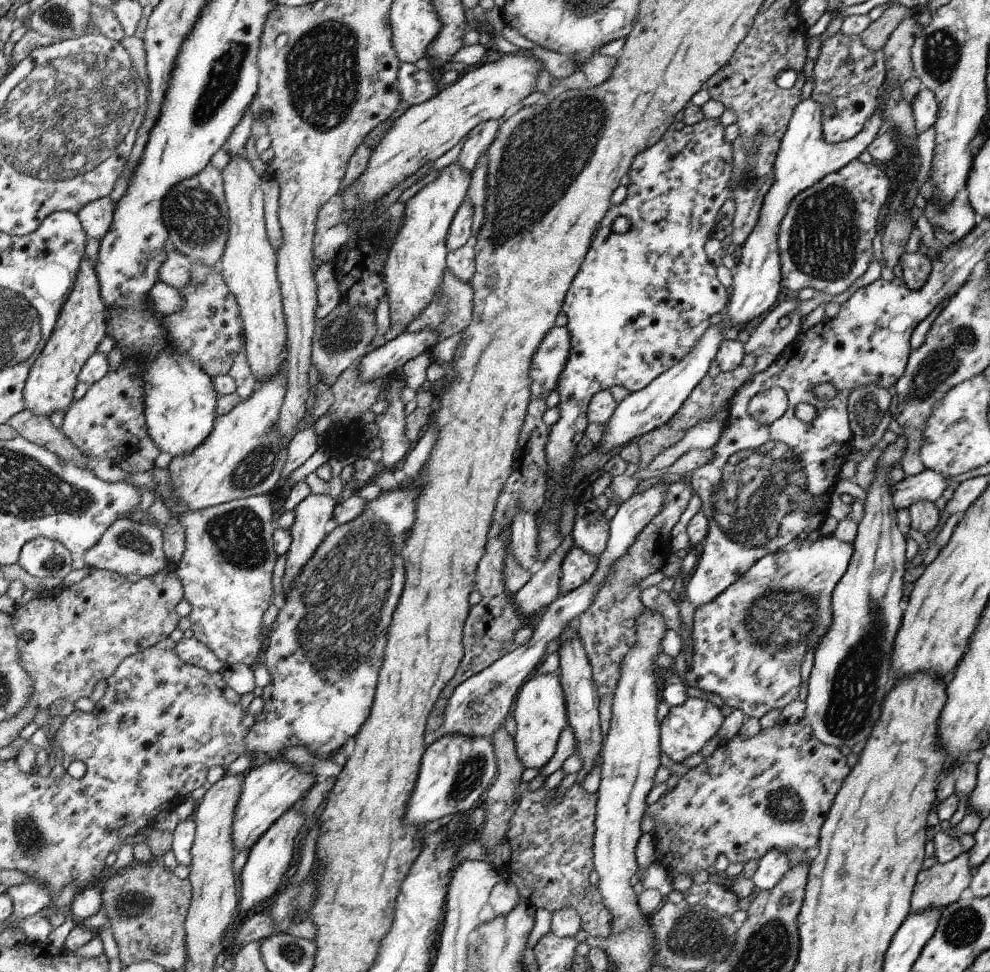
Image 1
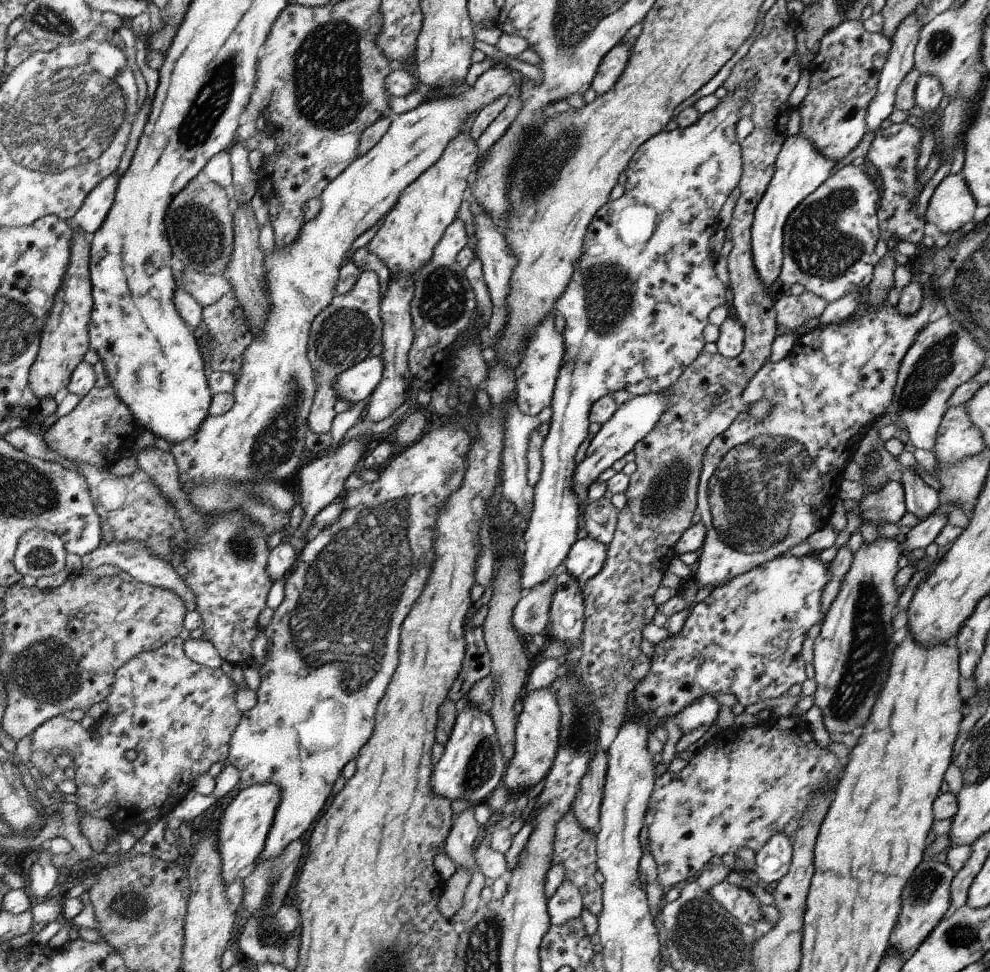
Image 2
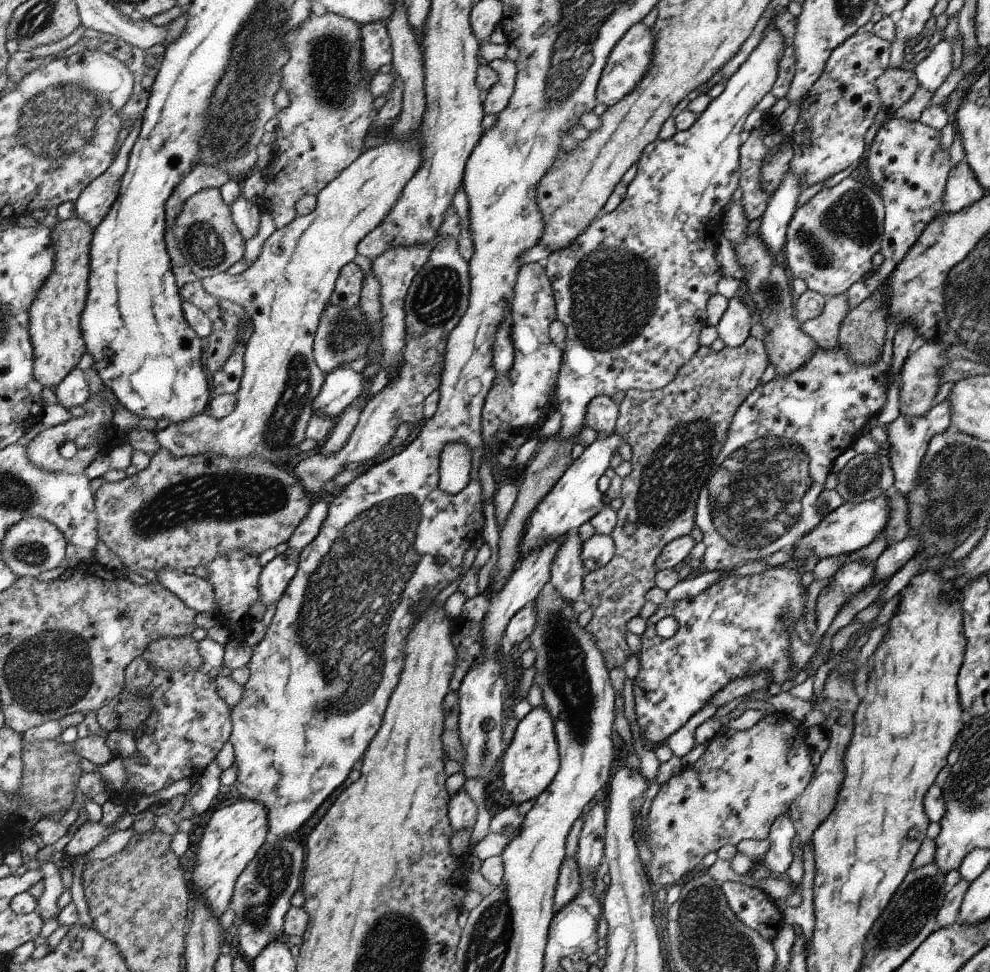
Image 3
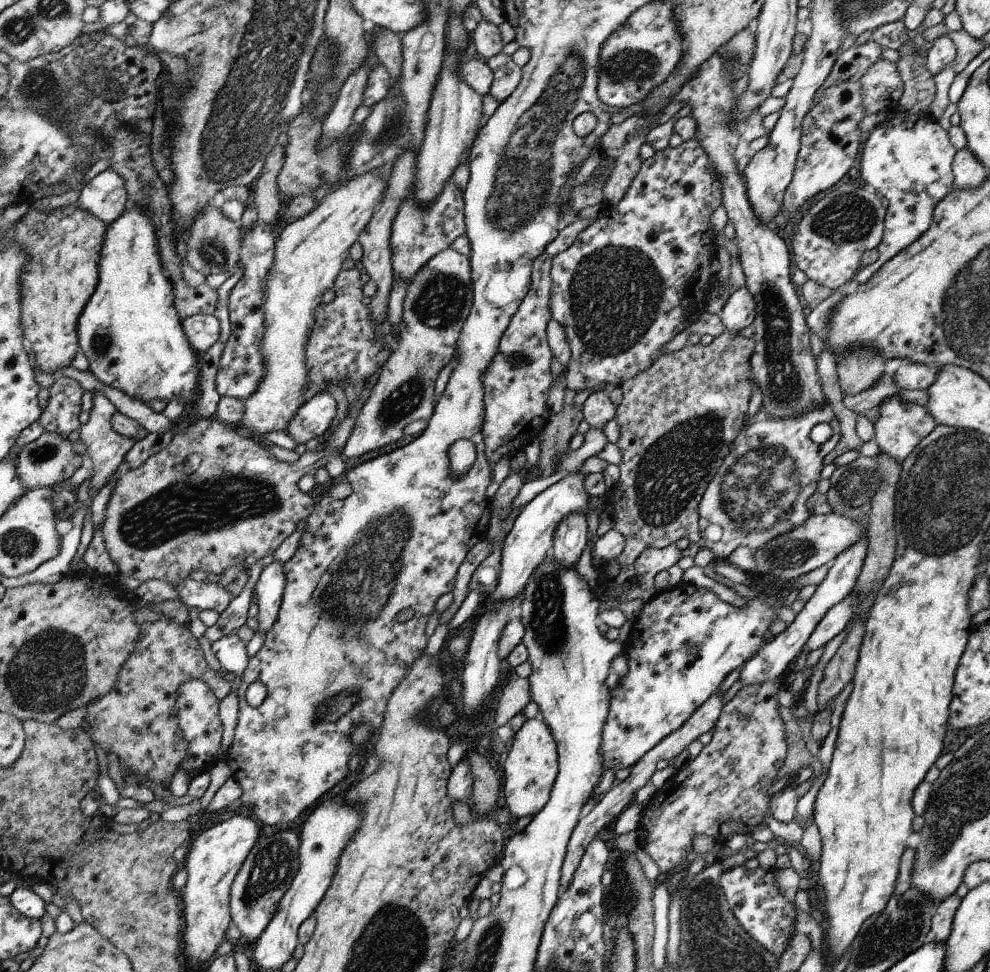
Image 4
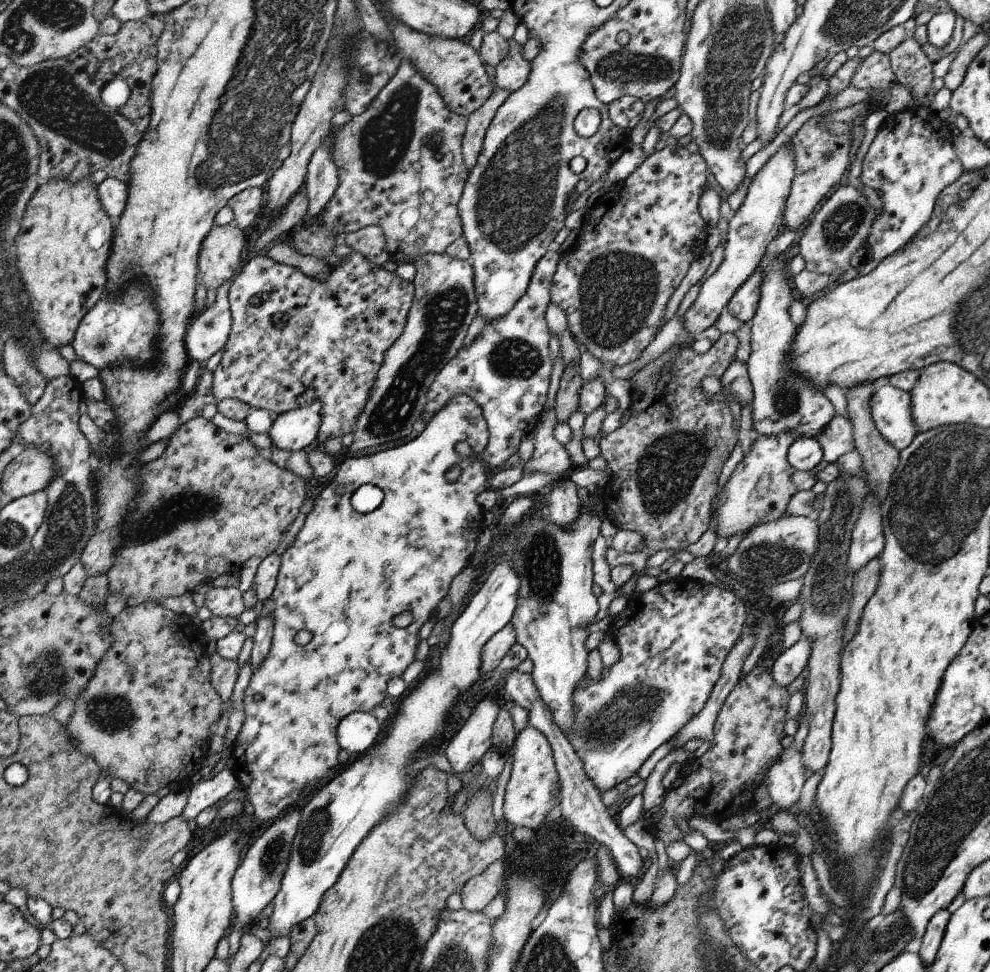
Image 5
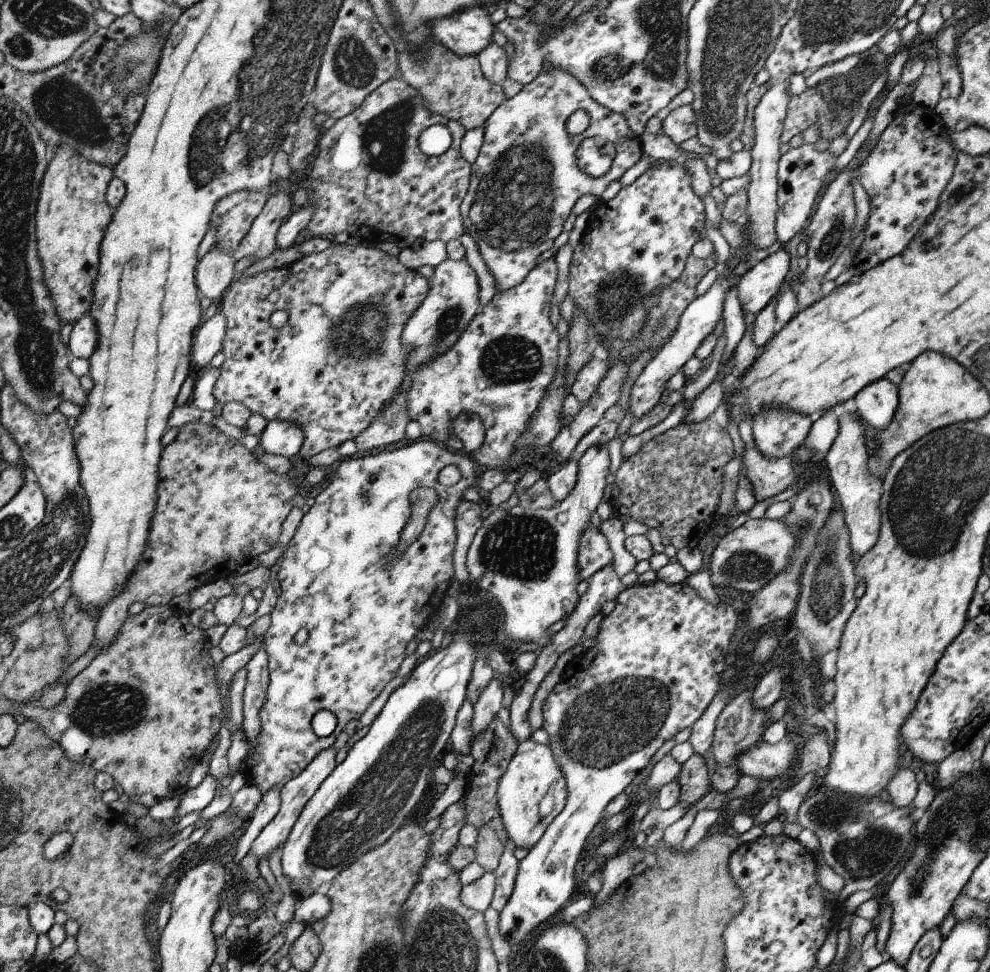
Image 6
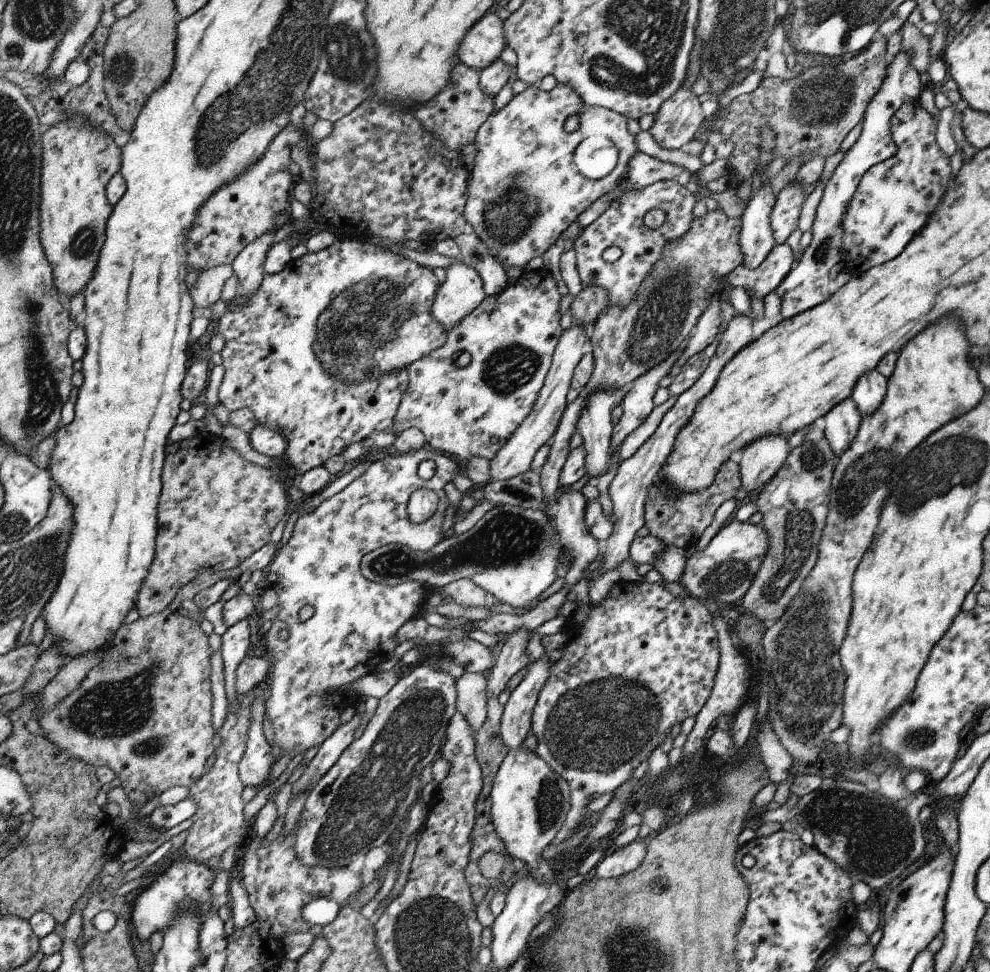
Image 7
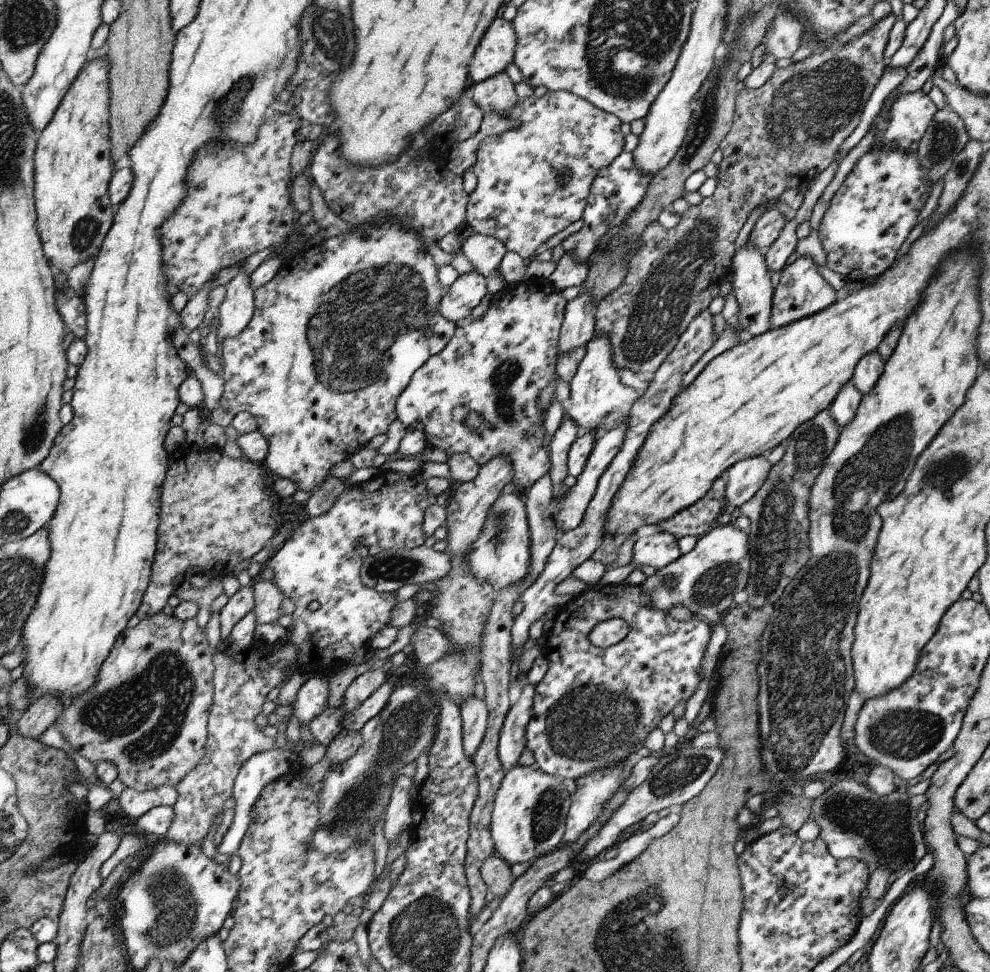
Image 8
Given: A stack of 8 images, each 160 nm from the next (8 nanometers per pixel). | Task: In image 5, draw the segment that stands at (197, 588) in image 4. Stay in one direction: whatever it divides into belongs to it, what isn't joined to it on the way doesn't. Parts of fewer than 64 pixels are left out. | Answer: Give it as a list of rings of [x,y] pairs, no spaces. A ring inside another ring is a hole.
[[[213,587],[206,594],[205,606],[219,617],[239,617],[245,610],[243,593],[235,587]]]

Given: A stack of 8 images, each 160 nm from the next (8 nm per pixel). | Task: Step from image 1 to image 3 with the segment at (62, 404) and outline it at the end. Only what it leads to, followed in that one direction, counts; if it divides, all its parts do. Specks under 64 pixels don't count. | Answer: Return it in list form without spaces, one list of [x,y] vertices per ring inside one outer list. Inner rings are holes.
[[[76,216],[66,220],[58,220],[54,227],[54,250],[60,252],[55,256],[52,280],[48,280],[48,288],[38,292],[38,298],[30,308],[31,343],[36,344],[36,380],[45,387],[54,389],[63,382],[66,376],[75,370],[82,355],[88,352],[82,333],[82,314],[86,308],[87,296],[90,294],[91,274],[91,242],[94,228]]]

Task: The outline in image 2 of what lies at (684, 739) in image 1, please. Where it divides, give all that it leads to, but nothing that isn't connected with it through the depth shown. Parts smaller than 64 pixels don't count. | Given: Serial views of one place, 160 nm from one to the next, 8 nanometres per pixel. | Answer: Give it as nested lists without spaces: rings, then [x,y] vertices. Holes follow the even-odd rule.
[[[704,695],[677,714],[676,724],[683,734],[699,726],[710,726],[718,716],[720,705],[712,695]]]

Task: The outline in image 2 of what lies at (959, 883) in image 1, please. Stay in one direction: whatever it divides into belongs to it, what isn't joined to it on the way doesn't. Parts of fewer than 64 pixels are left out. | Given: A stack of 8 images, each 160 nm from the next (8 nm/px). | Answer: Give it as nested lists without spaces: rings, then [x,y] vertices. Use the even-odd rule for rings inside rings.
[[[940,858],[937,862],[922,862],[915,868],[902,892],[901,909],[896,928],[890,936],[890,949],[910,956],[919,944],[936,928],[946,916],[951,903],[950,887],[956,873],[948,863]]]

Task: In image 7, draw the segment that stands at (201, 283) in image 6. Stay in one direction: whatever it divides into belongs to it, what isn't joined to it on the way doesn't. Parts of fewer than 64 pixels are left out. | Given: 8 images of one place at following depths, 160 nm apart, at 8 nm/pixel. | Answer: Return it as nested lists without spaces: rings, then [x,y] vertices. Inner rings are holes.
[[[220,265],[209,268],[206,272],[198,275],[196,283],[190,290],[197,312],[199,312],[199,308],[212,306],[214,302],[220,300],[220,292],[222,292],[224,282],[234,273],[231,265]]]

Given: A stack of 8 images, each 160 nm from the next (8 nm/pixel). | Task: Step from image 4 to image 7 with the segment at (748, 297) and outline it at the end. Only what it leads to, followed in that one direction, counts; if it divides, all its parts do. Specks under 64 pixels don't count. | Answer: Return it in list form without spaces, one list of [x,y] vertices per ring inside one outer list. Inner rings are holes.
[[[788,243],[774,245],[768,256],[752,270],[740,263],[727,274],[727,284],[730,287],[742,286],[755,297],[764,297],[788,276],[794,264],[794,254]]]

